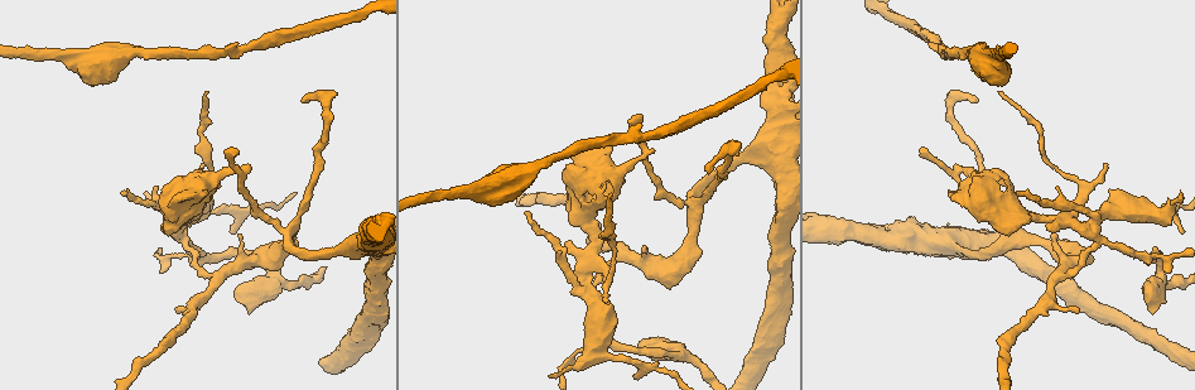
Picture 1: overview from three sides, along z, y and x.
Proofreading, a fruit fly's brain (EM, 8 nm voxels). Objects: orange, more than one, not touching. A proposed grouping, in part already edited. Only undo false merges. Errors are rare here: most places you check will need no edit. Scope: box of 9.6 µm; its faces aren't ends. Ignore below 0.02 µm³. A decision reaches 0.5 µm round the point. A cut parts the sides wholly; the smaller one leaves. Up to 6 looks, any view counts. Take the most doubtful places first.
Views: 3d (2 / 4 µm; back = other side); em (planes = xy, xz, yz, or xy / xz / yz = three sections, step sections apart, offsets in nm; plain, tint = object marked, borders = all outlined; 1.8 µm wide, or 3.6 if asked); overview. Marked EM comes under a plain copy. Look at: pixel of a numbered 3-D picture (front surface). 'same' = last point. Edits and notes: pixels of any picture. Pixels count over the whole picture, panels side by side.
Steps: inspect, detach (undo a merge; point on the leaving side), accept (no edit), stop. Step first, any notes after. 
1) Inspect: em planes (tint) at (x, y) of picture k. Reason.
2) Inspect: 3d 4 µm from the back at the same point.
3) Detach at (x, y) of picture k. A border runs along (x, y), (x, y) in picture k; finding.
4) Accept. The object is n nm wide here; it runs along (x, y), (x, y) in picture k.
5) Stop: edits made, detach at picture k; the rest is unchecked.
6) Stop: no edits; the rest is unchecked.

Inspect: em planes (tint) at (178, 232) of picture 1. Sudden change in width.

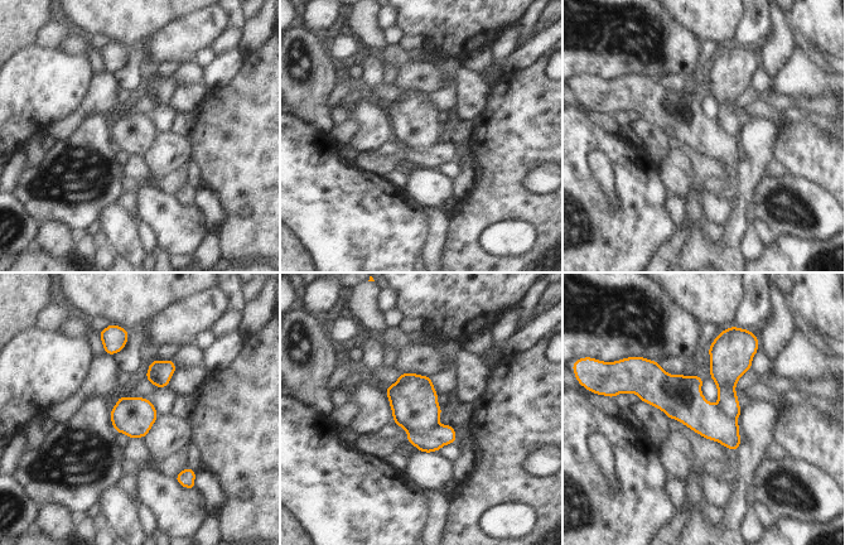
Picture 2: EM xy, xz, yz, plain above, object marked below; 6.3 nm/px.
Detach at (414, 401) of picture 2. The object is 240 nm wide here; a border runs along (438, 423), (426, 432), (409, 433) in picture 2; two neurons meet here.

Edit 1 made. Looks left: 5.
Inspect: 3d 4 µm at (291, 242) of picture 1. Four arms meet.

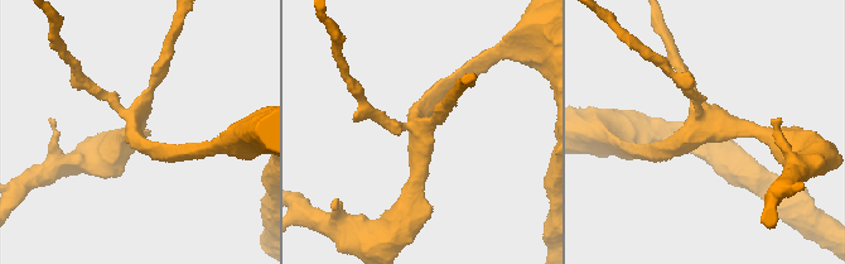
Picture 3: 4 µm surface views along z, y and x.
Inspect: em xy step 8 (tint) at (699, 130) of picture 3. 4 arms meet here.

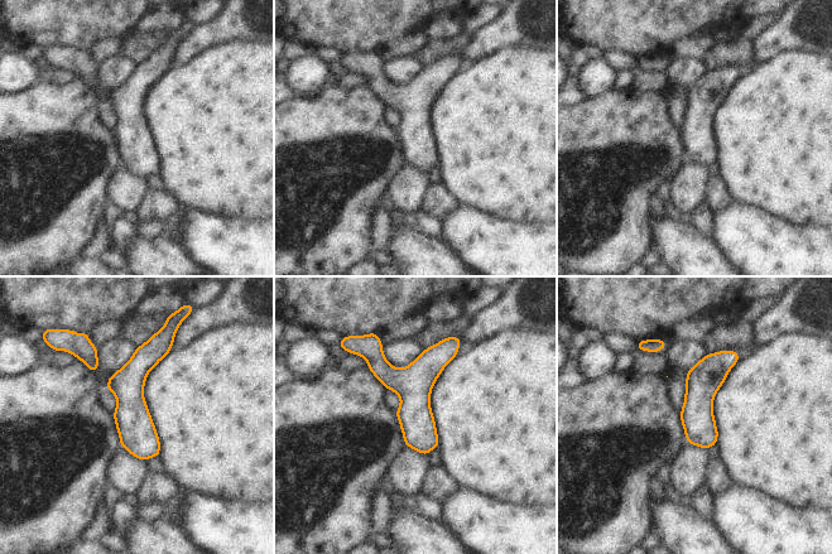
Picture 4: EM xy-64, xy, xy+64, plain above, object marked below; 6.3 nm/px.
Inspect: em planes (tint) at the same point. Another direction.

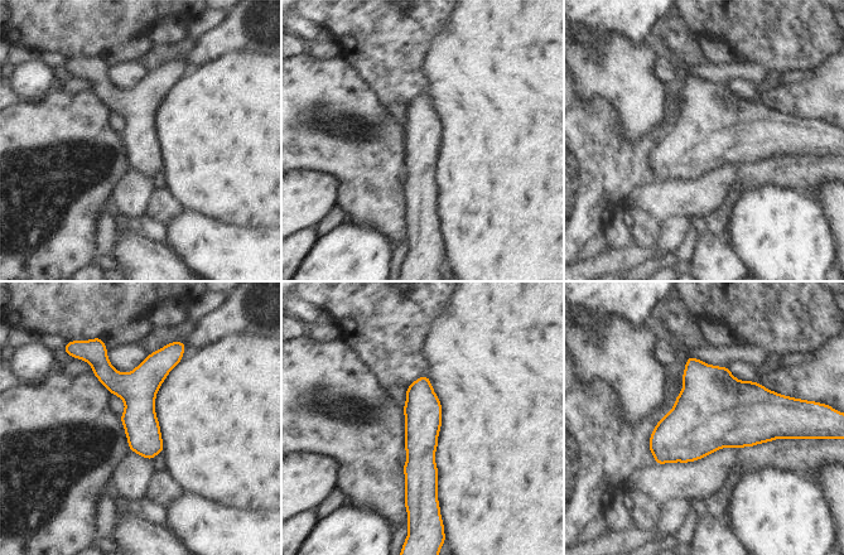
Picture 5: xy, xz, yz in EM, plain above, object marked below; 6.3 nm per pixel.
Accept. It runs along (424, 380), (416, 498) in picture 5; one neuron here.

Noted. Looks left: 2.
Stop: edits made, detach at picture 2; the rest is unchecked.

